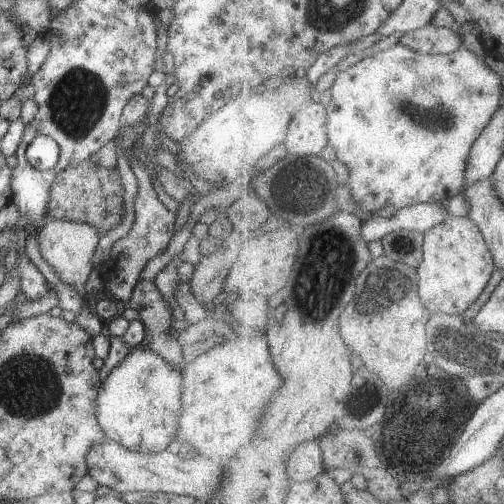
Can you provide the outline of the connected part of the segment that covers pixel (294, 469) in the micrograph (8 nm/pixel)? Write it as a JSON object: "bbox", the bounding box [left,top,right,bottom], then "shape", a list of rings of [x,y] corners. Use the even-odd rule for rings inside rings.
{"bbox":[290,440,326,482],"shape":[[[320,440],[301,444],[290,458],[290,474],[296,482],[313,481],[326,470],[325,452]]]}

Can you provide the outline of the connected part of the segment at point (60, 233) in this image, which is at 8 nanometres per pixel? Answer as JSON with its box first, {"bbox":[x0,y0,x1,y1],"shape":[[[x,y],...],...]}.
{"bbox":[37,218,100,296],"shape":[[[51,218],[43,224],[37,239],[43,260],[55,270],[57,277],[67,285],[73,286],[82,296],[86,296],[85,284],[93,269],[91,258],[100,237],[97,228],[88,223]]]}

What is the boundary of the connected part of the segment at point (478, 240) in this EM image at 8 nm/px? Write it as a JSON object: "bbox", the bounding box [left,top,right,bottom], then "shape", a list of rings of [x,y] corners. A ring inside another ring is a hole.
{"bbox":[418,215,497,314],"shape":[[[450,215],[427,233],[425,259],[418,268],[422,298],[433,313],[464,314],[480,300],[496,266],[497,260],[481,226],[470,216]]]}

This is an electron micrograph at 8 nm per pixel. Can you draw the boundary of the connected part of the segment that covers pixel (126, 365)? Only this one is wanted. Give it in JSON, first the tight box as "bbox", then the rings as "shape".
{"bbox":[95,346,183,453],"shape":[[[148,346],[130,348],[128,354],[114,367],[105,380],[101,380],[95,398],[95,415],[106,438],[125,446],[134,452],[157,453],[164,451],[176,439],[183,389],[182,370],[177,369],[165,358],[150,350]]]}

